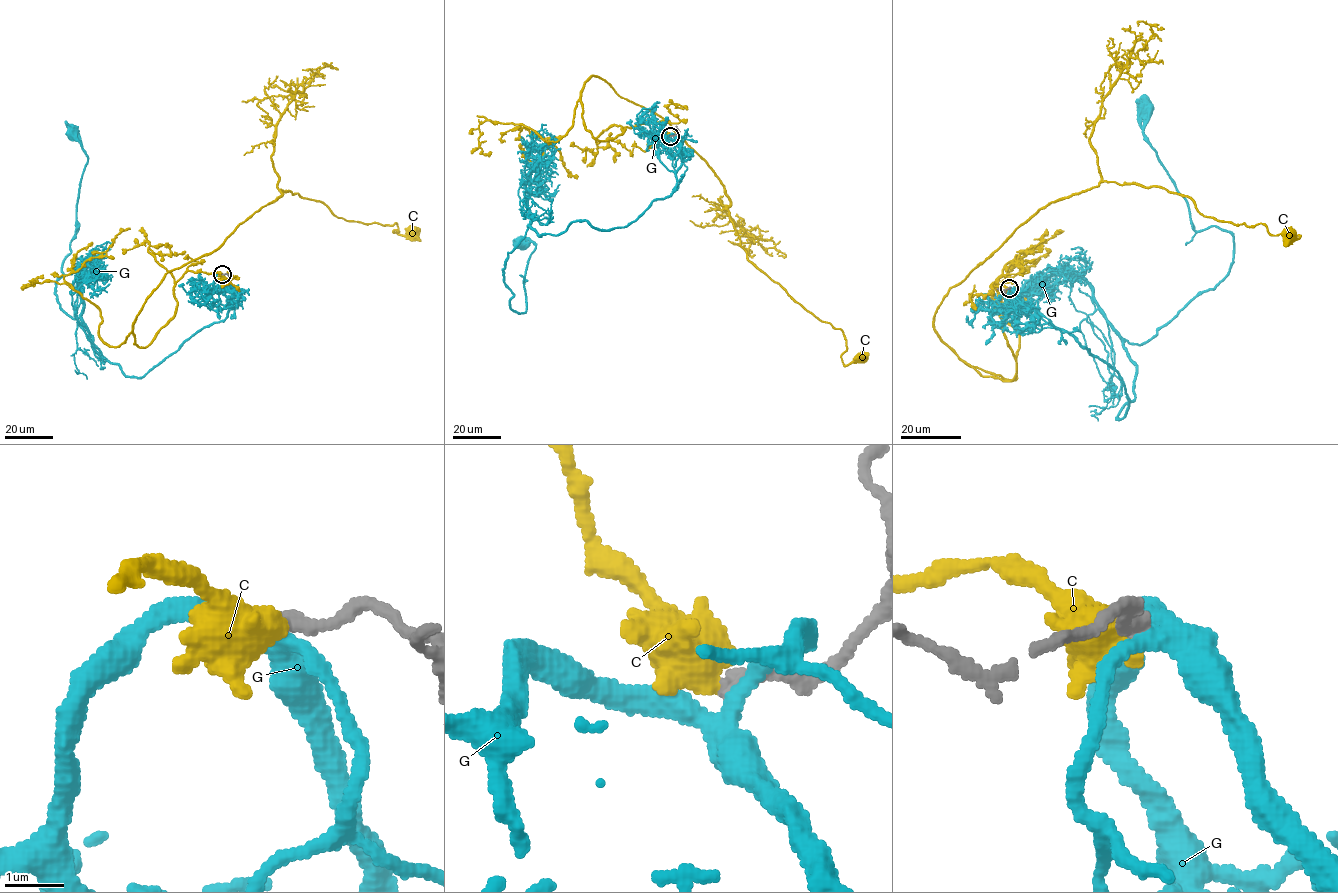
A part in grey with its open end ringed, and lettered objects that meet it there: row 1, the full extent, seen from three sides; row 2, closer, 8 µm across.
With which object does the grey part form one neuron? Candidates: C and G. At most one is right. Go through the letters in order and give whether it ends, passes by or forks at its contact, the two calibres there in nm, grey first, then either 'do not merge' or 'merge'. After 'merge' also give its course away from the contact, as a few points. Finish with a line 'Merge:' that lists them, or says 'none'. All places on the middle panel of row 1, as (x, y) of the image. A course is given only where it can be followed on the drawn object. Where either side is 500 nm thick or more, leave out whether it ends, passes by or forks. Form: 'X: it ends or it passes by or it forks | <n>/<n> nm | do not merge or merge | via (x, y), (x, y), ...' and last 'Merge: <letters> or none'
C: 320/600 nm | merge | via (670, 136), (646, 121), (598, 141), (583, 84), (662, 117), (724, 187), (746, 257), (860, 358)
G: it forks | 320/280 nm | do not merge
Merge: C

